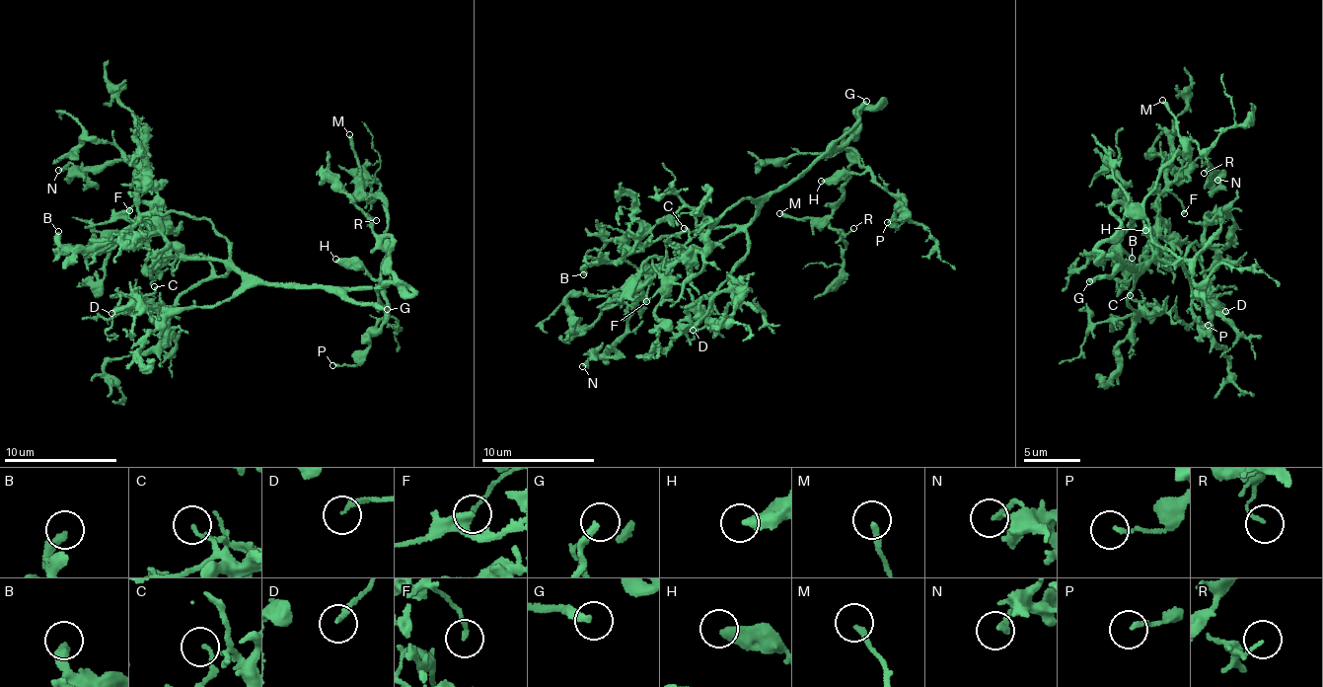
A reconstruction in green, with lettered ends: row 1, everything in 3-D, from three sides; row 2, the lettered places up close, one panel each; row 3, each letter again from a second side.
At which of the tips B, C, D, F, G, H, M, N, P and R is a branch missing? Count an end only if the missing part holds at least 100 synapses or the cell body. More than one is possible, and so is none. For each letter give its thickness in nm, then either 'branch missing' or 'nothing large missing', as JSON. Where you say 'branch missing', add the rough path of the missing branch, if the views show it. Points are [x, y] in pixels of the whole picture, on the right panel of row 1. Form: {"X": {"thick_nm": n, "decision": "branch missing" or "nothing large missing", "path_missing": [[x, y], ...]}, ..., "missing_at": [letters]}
{"B": {"thick_nm": 320, "decision": "nothing large missing"}, "C": {"thick_nm": 140, "decision": "nothing large missing"}, "D": {"thick_nm": 180, "decision": "nothing large missing"}, "F": {"thick_nm": 110, "decision": "nothing large missing"}, "G": {"thick_nm": 280, "decision": "branch missing"}, "H": {"thick_nm": 400, "decision": "nothing large missing"}, "M": {"thick_nm": 220, "decision": "nothing large missing"}, "N": {"thick_nm": 200, "decision": "nothing large missing"}, "P": {"thick_nm": 150, "decision": "nothing large missing"}, "R": {"thick_nm": 120, "decision": "nothing large missing"}, "missing_at": ["G"]}

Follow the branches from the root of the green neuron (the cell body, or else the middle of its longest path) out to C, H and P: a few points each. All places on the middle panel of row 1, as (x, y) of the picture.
C: (815, 163), (775, 190), (733, 203), (707, 232), (707, 246), (700, 252), (687, 247), (689, 230), (684, 228)
H: (815, 163), (858, 127), (860, 109), (858, 132), (853, 137), (848, 130), (844, 148), (866, 168), (821, 181)
P: (815, 163), (858, 127), (860, 109), (858, 132), (848, 130), (844, 148), (904, 196), (902, 218), (887, 222)

